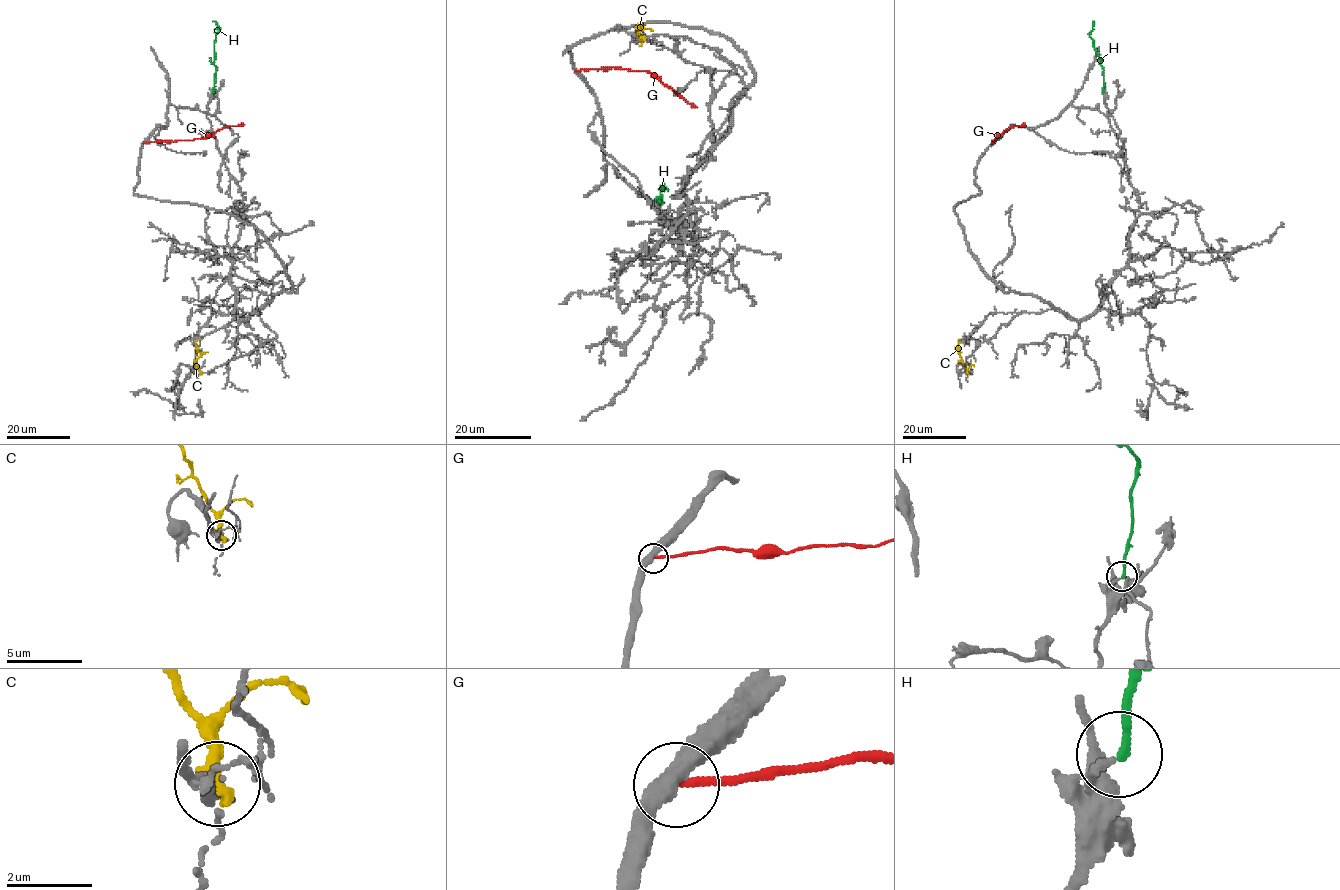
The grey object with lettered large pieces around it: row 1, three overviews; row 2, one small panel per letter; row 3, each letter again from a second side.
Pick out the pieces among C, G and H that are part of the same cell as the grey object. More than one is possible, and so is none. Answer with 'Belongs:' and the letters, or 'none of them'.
Belongs: H

